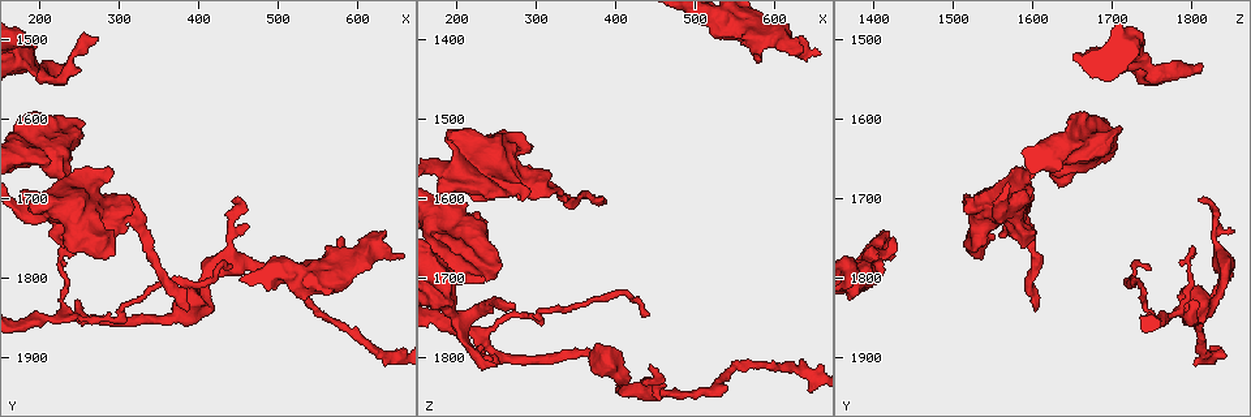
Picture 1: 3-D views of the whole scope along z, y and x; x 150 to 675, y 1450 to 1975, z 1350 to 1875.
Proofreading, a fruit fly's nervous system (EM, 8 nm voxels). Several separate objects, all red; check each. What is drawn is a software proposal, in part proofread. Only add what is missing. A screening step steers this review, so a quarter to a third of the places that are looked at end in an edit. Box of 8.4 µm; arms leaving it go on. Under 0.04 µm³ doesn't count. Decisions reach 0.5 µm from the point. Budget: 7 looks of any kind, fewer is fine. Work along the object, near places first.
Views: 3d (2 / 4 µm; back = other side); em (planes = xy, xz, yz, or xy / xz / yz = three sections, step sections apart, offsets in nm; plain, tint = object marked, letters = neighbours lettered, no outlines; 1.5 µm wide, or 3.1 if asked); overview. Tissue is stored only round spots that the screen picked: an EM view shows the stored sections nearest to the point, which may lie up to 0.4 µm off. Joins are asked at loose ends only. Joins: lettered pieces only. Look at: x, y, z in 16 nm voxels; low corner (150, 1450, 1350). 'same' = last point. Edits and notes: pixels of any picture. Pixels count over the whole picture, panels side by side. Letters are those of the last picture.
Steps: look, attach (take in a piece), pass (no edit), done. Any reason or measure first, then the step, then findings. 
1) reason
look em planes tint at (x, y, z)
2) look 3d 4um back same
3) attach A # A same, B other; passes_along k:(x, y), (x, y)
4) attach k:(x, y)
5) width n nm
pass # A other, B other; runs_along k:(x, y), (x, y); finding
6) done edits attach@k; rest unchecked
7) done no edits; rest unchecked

thin end
look 3d 4um at (245, 1770, 1805)

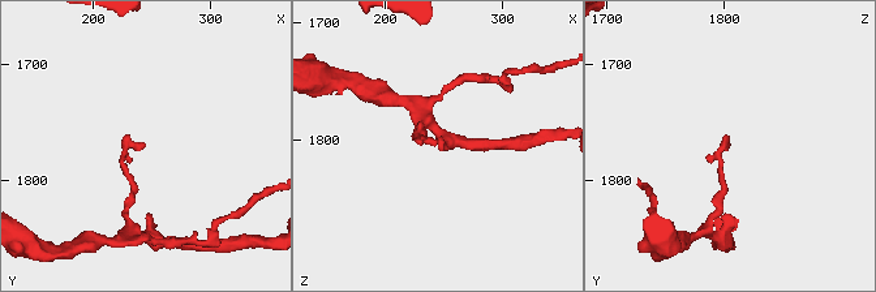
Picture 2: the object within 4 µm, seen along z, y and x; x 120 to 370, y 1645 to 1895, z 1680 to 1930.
look em planes plain at (246, 1770, 1806)

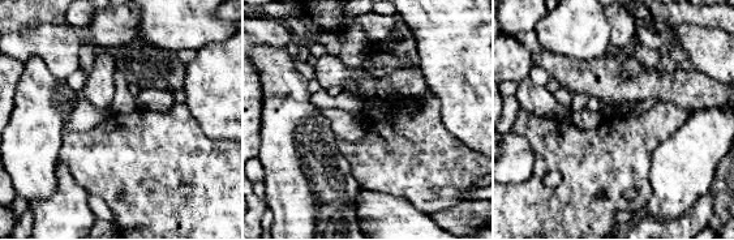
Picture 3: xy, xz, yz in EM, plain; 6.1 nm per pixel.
see the neighbours
look em planes letters same

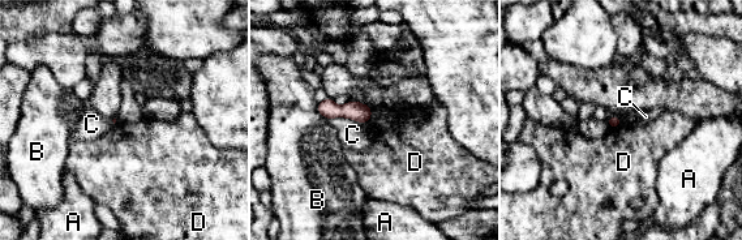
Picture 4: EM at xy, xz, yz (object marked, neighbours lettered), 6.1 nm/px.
pass # A other, B other, C other, D other; border 4:(622, 123), (609, 128); none of them fits

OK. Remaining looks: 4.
branch stops here
look em planes letters at (445, 1705, 1810)

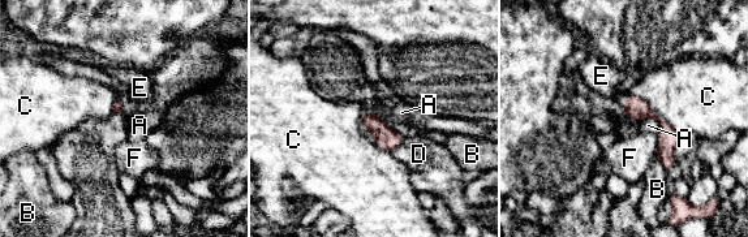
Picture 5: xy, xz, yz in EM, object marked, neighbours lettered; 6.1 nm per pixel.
pass # A other, B other, C other, D other, E other, F other; border 5:(630, 93), (641, 98), (679, 134); no lettered piece goes on from it

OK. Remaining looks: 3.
thick end
look em xz step 4 tint at (235, 1675, 1625)

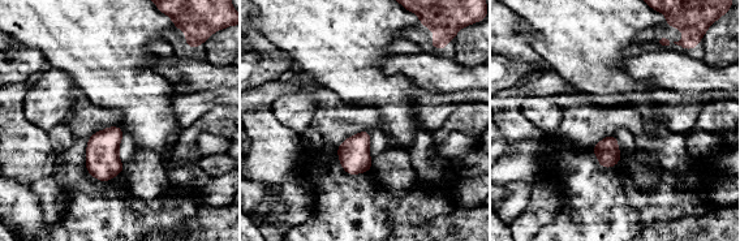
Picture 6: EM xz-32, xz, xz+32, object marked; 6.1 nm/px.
look em planes letters same

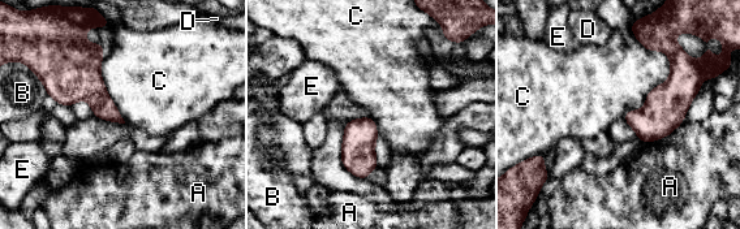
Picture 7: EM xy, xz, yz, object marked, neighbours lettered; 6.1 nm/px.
pass # A other, B other, C other, D other, E other; border 7:(631, 26), (670, 76), (623, 117); no lettered piece goes on from it

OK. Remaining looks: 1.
done no edits; rest unchecked

